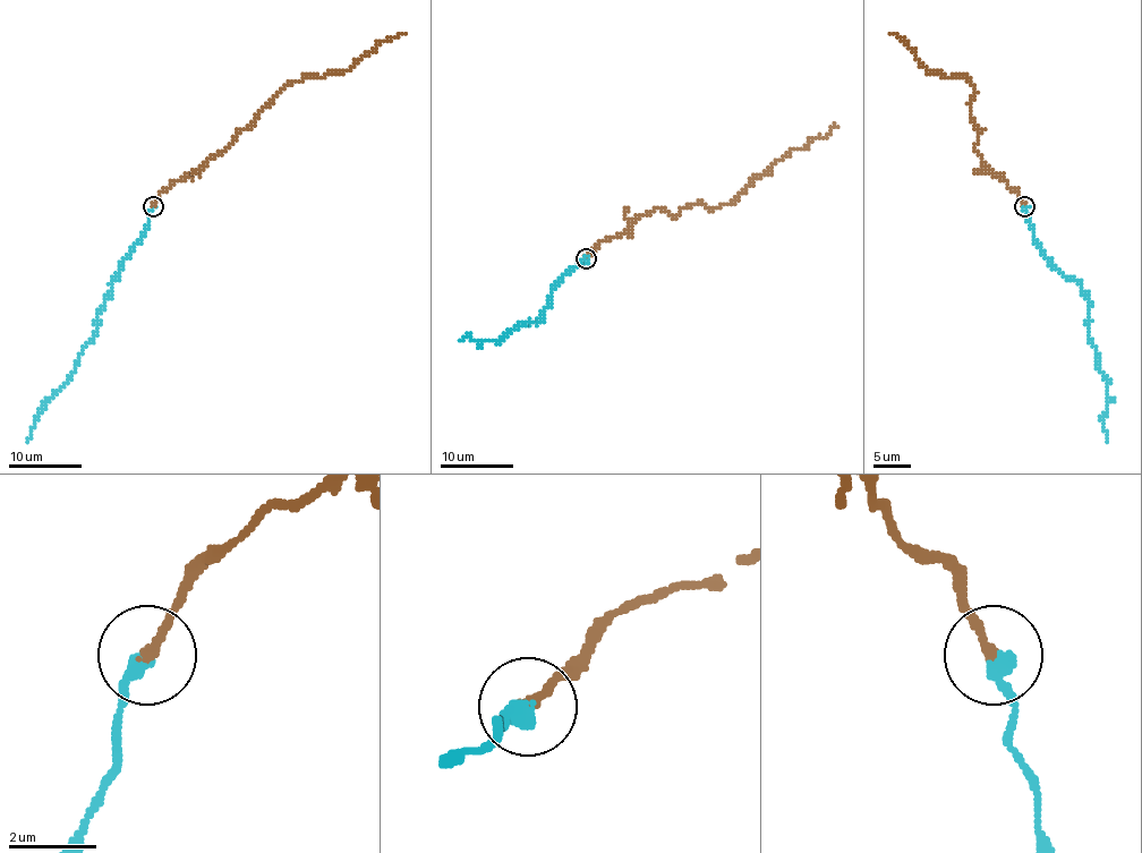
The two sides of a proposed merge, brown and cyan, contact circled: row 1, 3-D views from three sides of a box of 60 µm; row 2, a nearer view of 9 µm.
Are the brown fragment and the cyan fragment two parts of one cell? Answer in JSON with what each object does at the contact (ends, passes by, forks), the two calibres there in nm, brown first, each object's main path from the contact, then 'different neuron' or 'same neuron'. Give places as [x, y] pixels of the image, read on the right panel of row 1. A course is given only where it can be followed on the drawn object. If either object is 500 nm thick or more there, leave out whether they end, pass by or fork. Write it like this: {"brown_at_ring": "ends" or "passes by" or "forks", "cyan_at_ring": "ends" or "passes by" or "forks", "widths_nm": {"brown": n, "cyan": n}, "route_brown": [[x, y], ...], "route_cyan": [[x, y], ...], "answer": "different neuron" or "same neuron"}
{"brown_at_ring": "ends", "cyan_at_ring": "ends", "widths_nm": {"brown": 240, "cyan": 380}, "route_brown": [[1024, 205], [976, 151], [982, 130], [970, 113], [976, 87], [962, 77], [931, 74], [903, 39], [891, 33]], "route_cyan": [[1024, 205], [1032, 239], [1044, 255], [1074, 279], [1089, 301], [1089, 343], [1107, 382], [1102, 417], [1107, 441]], "answer": "different neuron"}

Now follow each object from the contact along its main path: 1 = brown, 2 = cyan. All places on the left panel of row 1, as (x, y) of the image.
1: (153, 205), (169, 185), (192, 176), (224, 151), (286, 87), (306, 77), (342, 74), (381, 42), (402, 33)
2: (153, 205), (142, 239), (112, 279), (111, 293), (97, 314), (96, 334), (67, 382), (44, 404), (28, 441)

